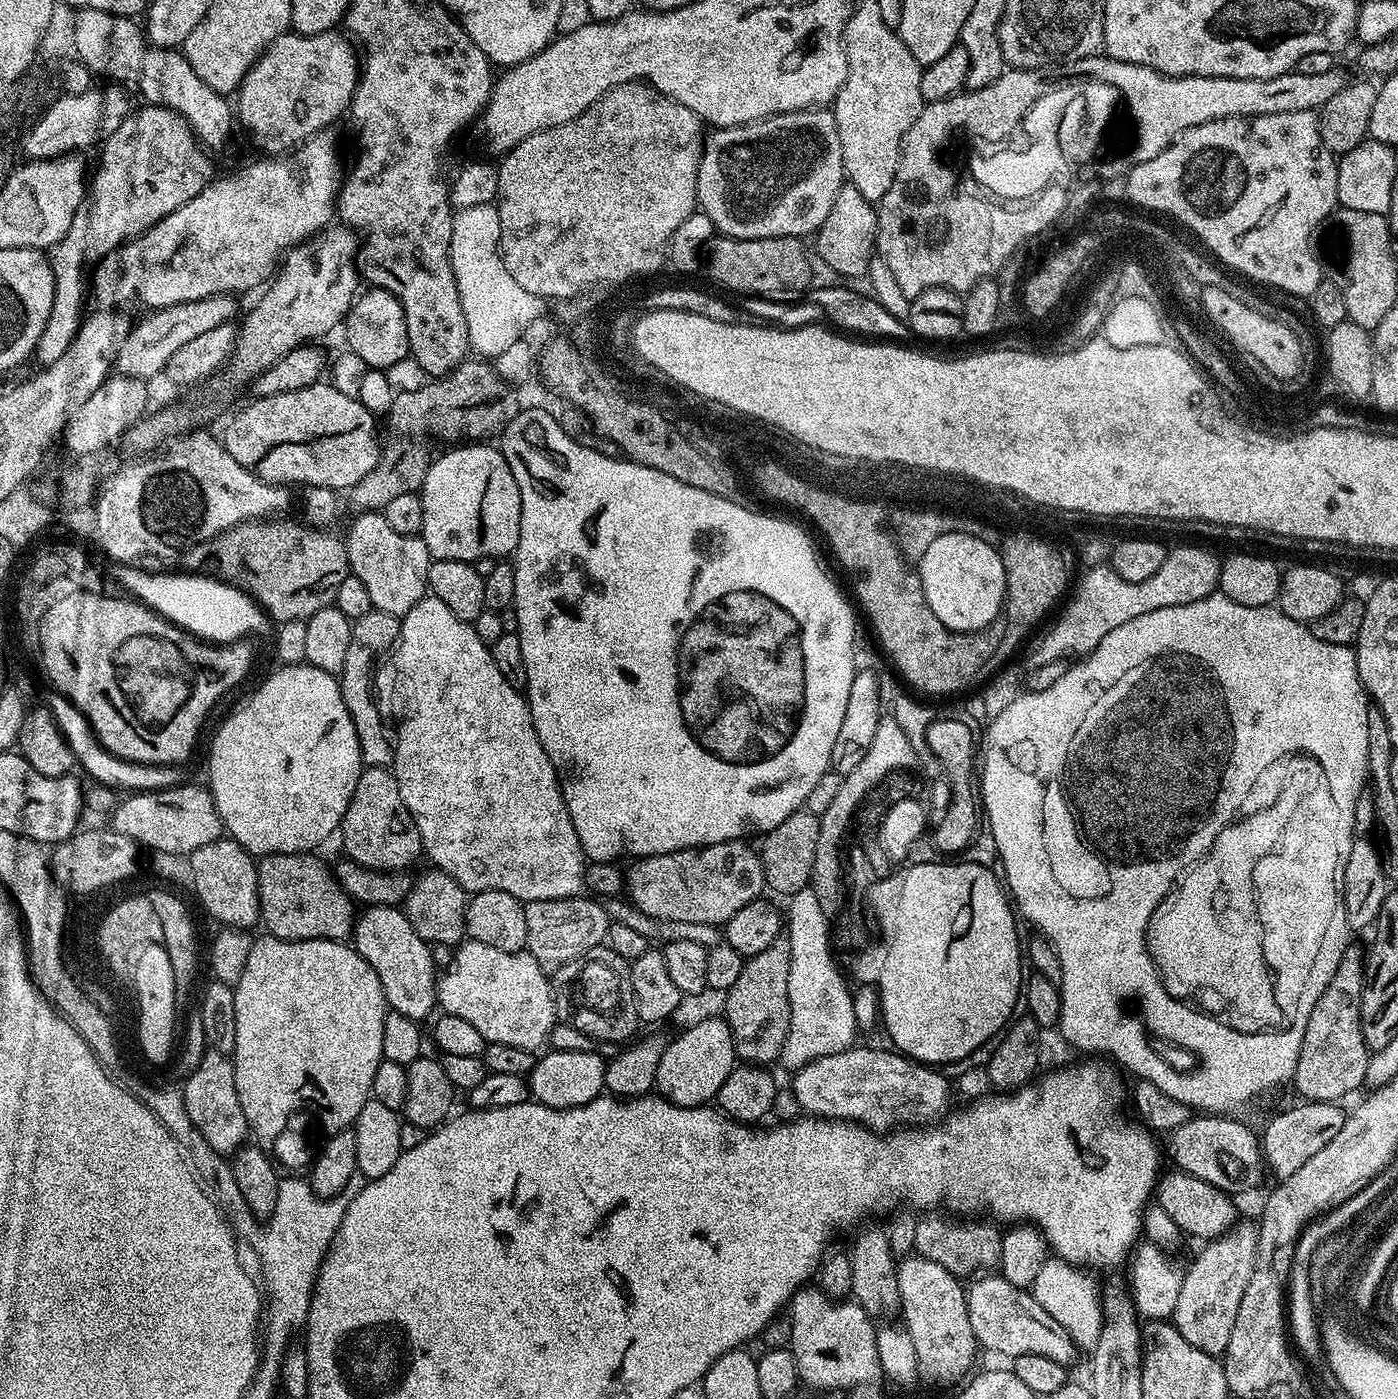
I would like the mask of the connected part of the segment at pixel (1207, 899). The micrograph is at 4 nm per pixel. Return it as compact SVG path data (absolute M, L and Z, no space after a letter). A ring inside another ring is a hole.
M1313 756L1296 761L1288 788L1284 796L1280 796L1280 804L1276 804L1276 808L1268 808L1268 812L1260 812L1260 816L1252 816L1252 820L1227 824L1204 859L1179 881L1174 894L1169 894L1158 906L1158 910L1154 910L1148 923L1148 952L1164 977L1164 985L1168 987L1169 994L1184 998L1187 997L1187 992L1213 992L1218 999L1224 1000L1225 1006L1238 1019L1245 1020L1248 1023L1245 1025L1256 1030L1276 1030L1285 1023L1274 990L1268 985L1260 957L1254 870L1258 862L1283 841L1288 819L1290 814L1294 814L1294 810L1298 810L1298 802L1302 802L1306 794L1310 794L1323 783L1324 771Z

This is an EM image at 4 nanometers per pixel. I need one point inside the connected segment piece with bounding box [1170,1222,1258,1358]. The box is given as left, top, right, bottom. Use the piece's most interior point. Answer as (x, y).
(1210, 1292)

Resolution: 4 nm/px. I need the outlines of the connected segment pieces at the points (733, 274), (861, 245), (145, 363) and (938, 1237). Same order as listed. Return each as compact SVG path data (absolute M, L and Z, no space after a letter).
M717 235L706 252L706 272L708 268L709 274L732 292L742 292L745 297L784 302L795 292L804 294L813 287L813 257L810 252L808 257L804 244L803 239L795 236L735 240L732 236Z
M845 186L834 198L834 206L830 206L830 214L822 222L820 231L815 233L815 255L832 272L840 276L860 276L867 273L876 250L876 214L873 201L862 198L858 190Z
M223 292L210 298L149 311L145 315L148 317L141 324L131 325L126 342L116 356L115 371L121 376L133 376L145 382L151 381L151 376L159 377L166 362L170 362L170 357L186 346L186 342L207 334L209 330L218 330L218 326L231 323L236 318L236 300L235 295Z
M926 1214L917 1219L914 1234L915 1255L930 1262L938 1262L938 1266L950 1270L950 1274L957 1278L965 1278L964 1276L972 1278L977 1274L988 1274L999 1269L1002 1232L1001 1229L996 1229L999 1227L995 1223L984 1218L949 1218L947 1215L944 1215L945 1217L936 1215L944 1214Z

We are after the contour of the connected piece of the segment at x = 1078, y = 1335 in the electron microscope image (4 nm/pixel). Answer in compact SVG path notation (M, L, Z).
M1049 1258L1042 1266L1038 1278L1034 1278L1031 1286L1032 1297L1070 1334L1077 1349L1091 1350L1096 1347L1096 1339L1100 1336L1102 1327L1102 1295L1096 1280L1083 1267L1073 1266L1059 1258Z

